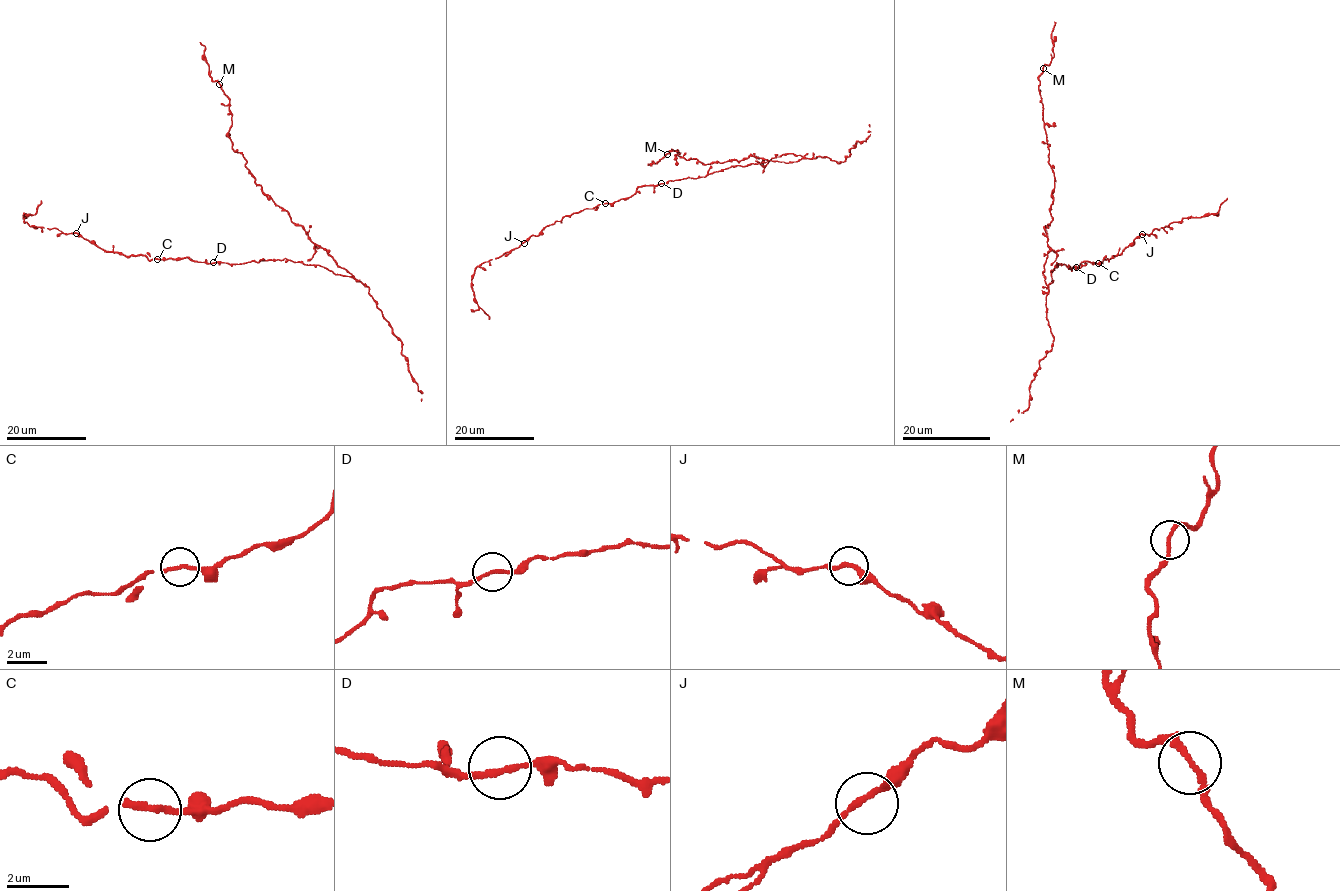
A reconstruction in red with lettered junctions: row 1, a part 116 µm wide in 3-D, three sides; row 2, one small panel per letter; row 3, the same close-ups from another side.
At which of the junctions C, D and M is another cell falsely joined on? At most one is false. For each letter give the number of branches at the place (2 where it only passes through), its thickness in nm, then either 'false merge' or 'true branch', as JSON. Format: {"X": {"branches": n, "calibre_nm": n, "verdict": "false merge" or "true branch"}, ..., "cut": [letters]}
{"C": {"branches": 2, "calibre_nm": 180, "verdict": "true branch"}, "D": {"branches": 2, "calibre_nm": 170, "verdict": "true branch"}, "M": {"branches": 2, "calibre_nm": 180, "verdict": "true branch"}, "cut": []}

